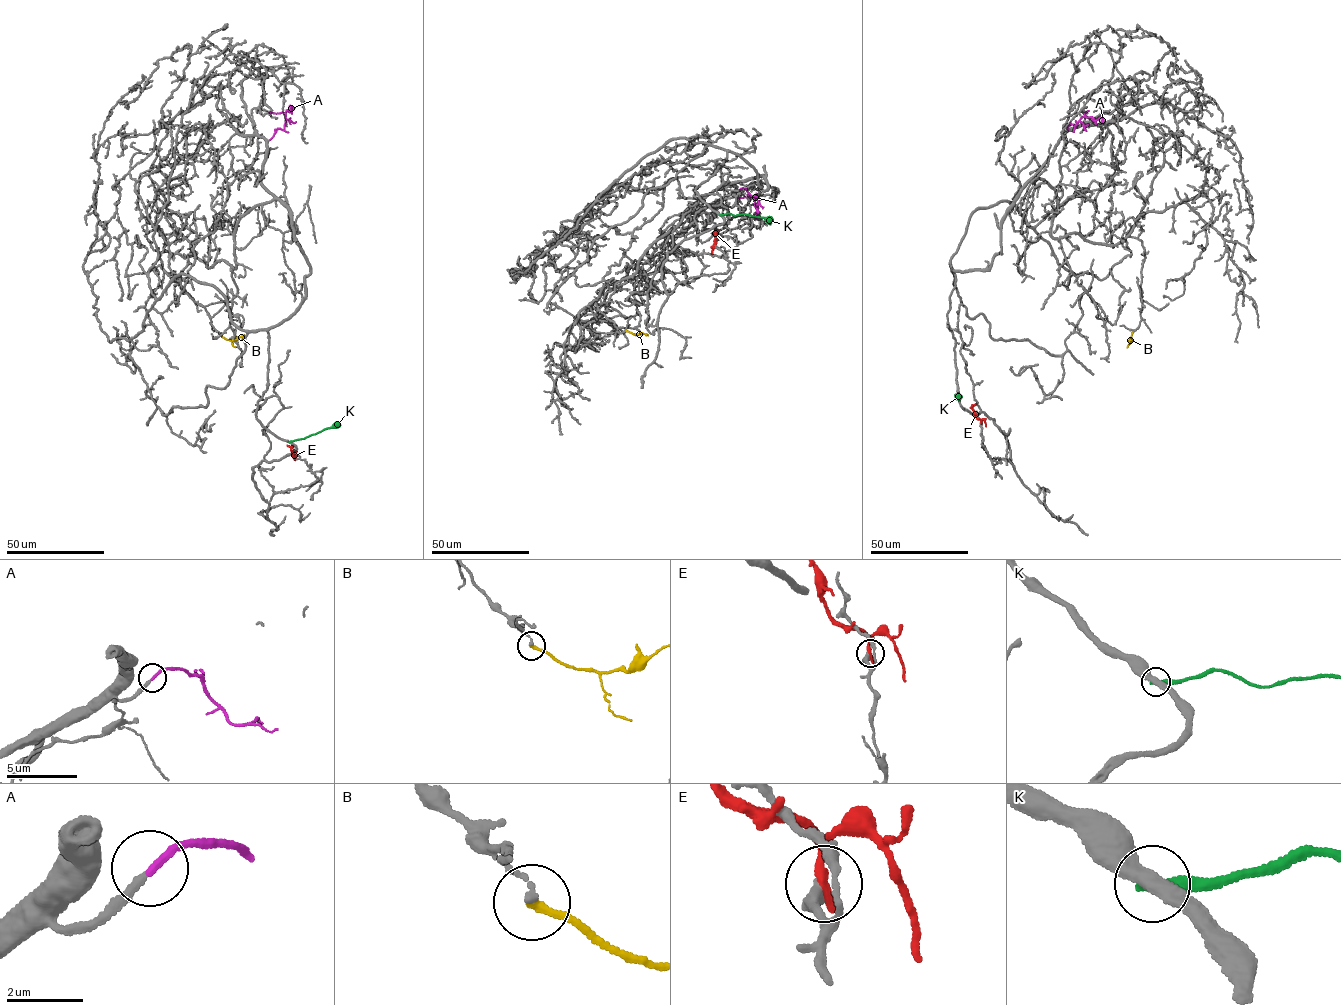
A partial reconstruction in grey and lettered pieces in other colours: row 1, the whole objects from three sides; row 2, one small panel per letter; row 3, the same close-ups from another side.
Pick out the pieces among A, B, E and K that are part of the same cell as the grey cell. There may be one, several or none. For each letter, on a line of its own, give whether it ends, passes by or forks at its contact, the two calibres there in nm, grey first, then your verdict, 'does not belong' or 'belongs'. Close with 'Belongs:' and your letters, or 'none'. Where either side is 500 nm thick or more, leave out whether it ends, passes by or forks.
A: it ends; calibres 200 and 200 nm; belongs
B: it ends; calibres 120 and 200 nm; does not belong
E: it ends; calibres 480 and 360 nm; does not belong
K: it ends; calibres 400 and 320 nm; does not belong
Belongs: A

